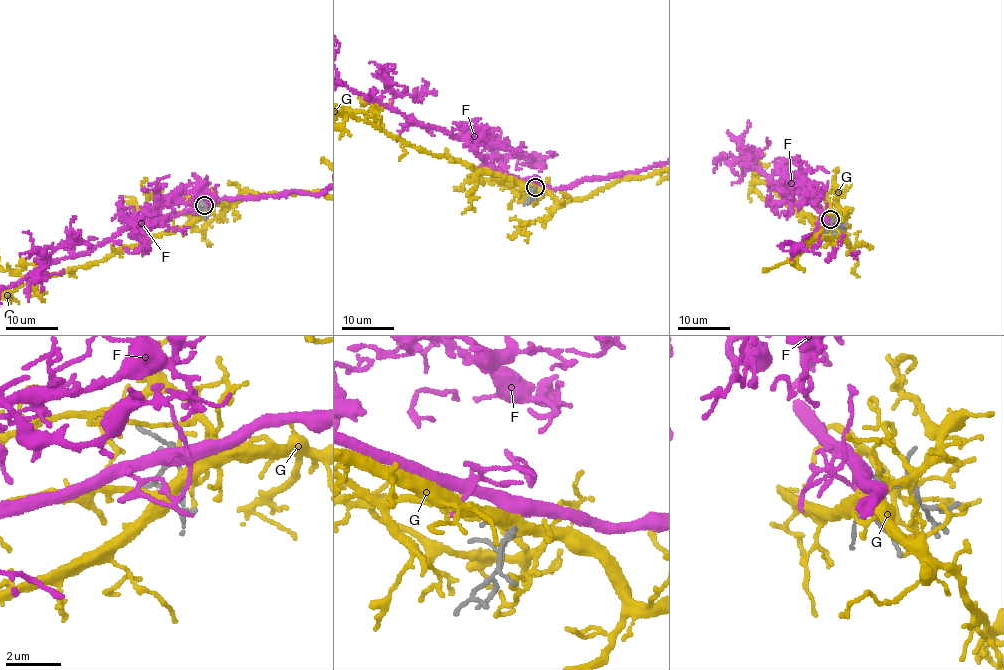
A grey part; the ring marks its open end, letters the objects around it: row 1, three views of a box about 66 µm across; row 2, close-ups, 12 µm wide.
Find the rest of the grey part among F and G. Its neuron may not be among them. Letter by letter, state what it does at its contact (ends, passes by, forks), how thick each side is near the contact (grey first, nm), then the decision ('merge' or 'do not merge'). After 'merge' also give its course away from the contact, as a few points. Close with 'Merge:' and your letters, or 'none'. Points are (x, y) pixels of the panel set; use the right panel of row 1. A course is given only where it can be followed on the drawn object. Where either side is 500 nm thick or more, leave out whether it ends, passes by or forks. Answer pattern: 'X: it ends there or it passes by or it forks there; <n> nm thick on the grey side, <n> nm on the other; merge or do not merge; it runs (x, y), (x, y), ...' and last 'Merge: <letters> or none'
F: it passes by; 150 nm thick on the grey side, 460 nm on the other; do not merge
G: it passes by; 120 nm thick on the grey side, 440 nm on the other; do not merge
Merge: none

